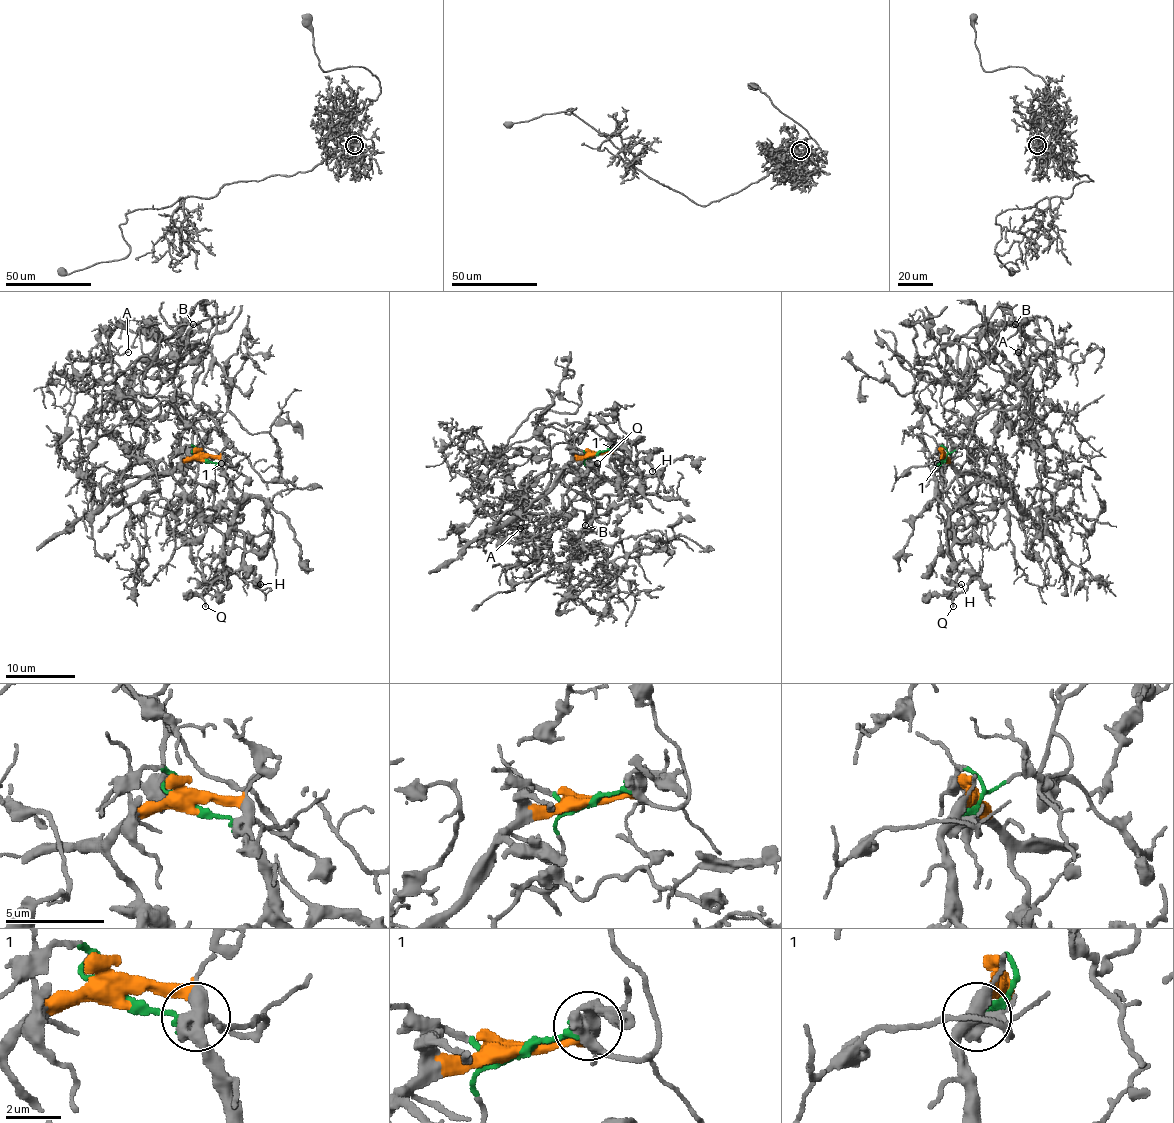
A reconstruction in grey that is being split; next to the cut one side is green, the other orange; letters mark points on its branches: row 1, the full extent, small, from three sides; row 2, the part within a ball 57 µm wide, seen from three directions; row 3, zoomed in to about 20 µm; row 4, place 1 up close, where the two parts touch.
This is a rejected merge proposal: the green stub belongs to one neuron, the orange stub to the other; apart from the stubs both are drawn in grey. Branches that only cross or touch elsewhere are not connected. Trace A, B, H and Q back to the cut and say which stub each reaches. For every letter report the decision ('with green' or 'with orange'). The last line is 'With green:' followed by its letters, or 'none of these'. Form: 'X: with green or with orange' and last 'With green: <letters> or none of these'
A: with green
B: with green
H: with orange
Q: with orange
With green: A, B

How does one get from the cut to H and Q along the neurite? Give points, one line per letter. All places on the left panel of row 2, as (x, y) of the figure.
H: (202, 458), (216, 458), (223, 469), (228, 497), (236, 504), (234, 525), (244, 537), (244, 567), (260, 584)
Q: (202, 458), (216, 458), (236, 504), (234, 525), (221, 551), (225, 572), (202, 595), (206, 607)

